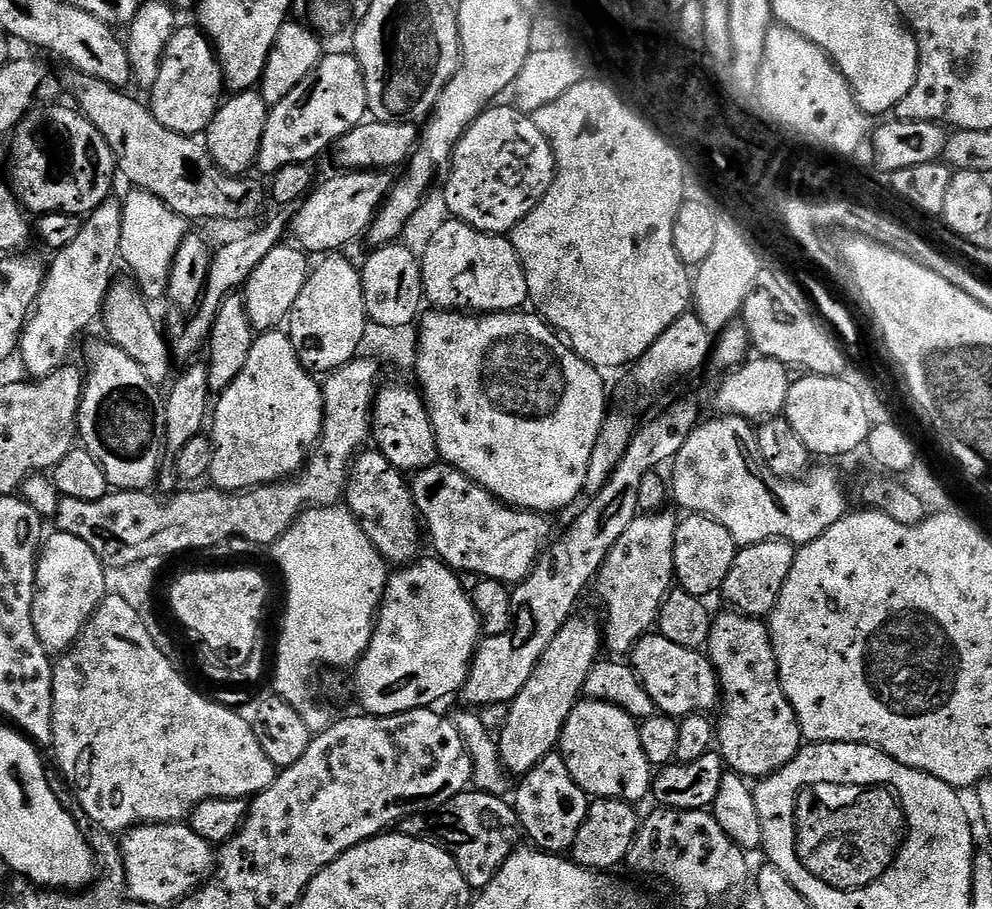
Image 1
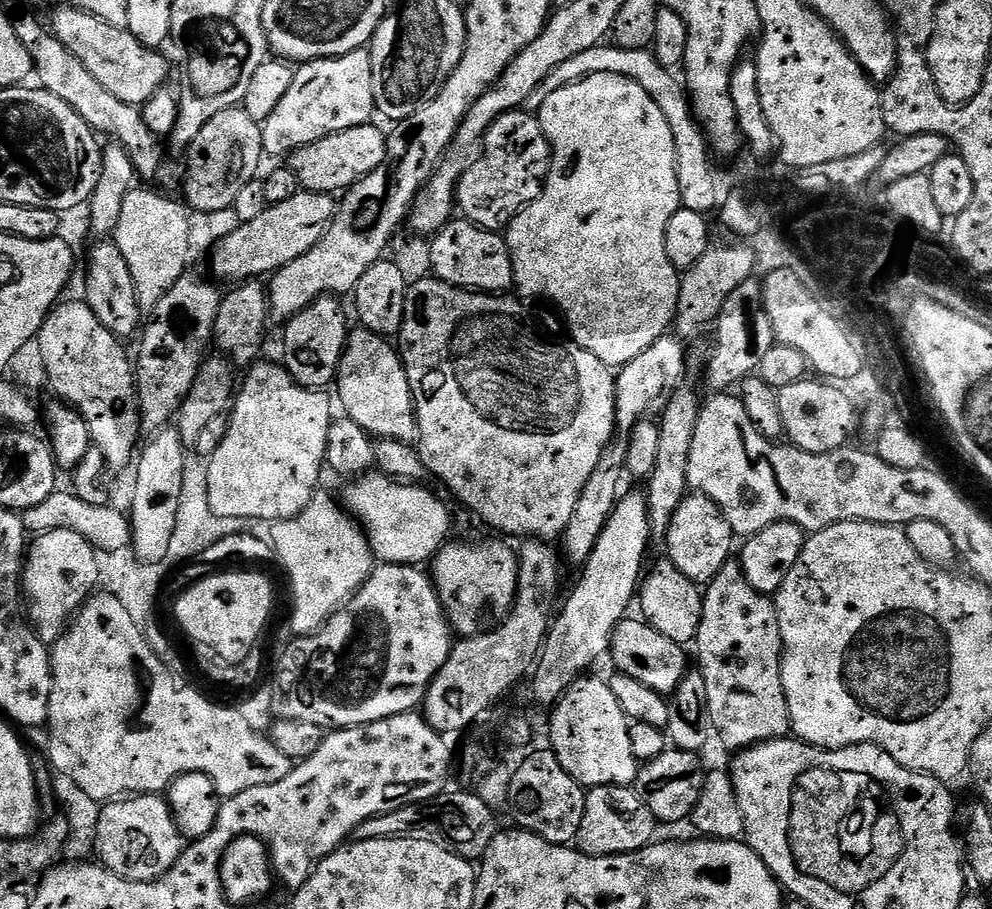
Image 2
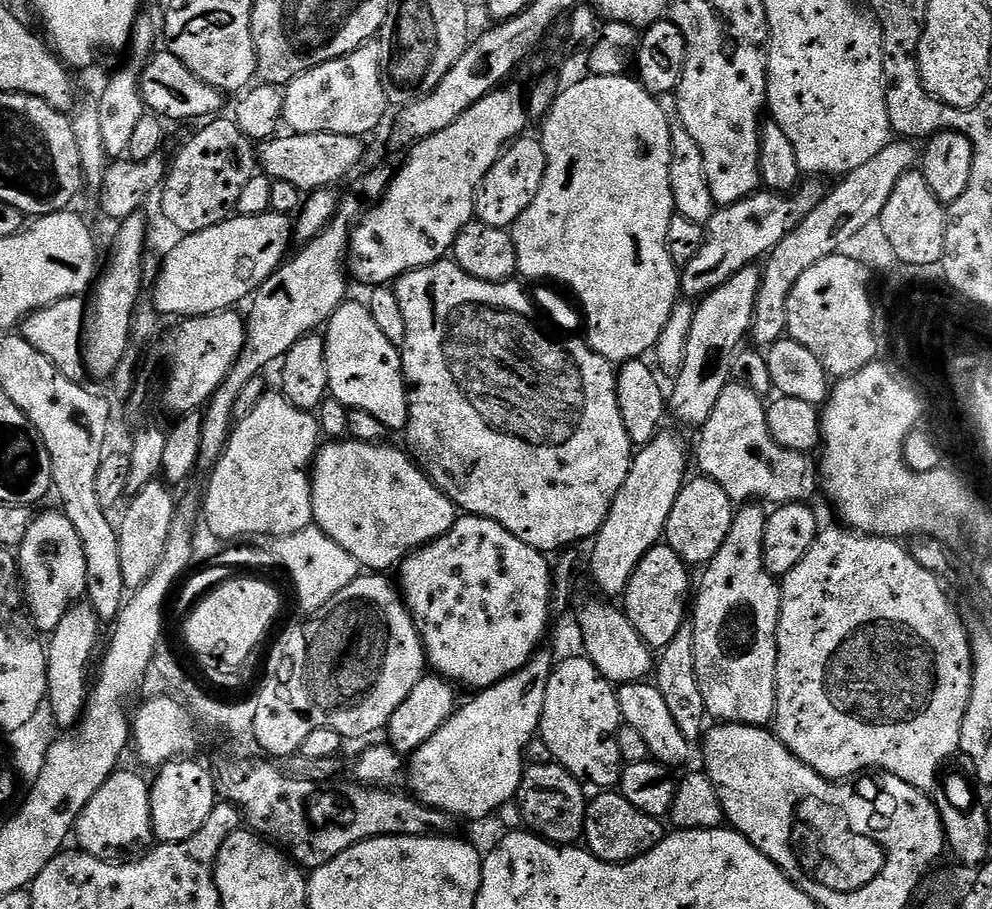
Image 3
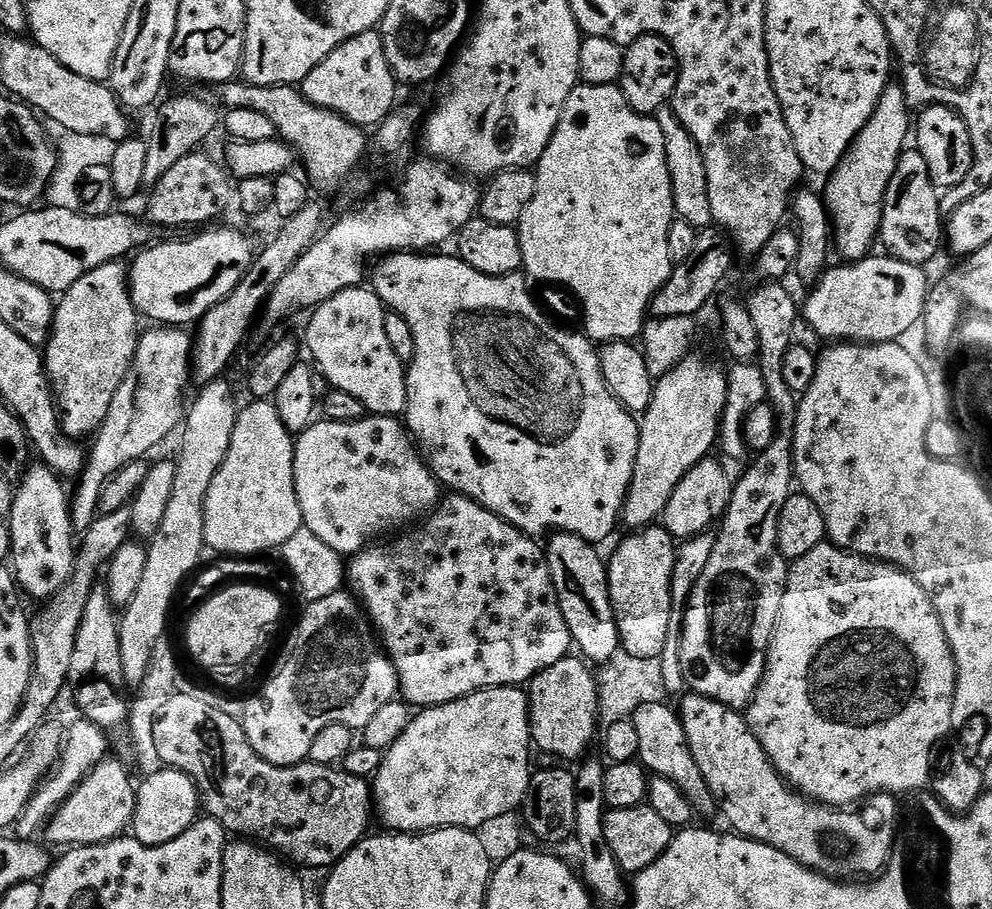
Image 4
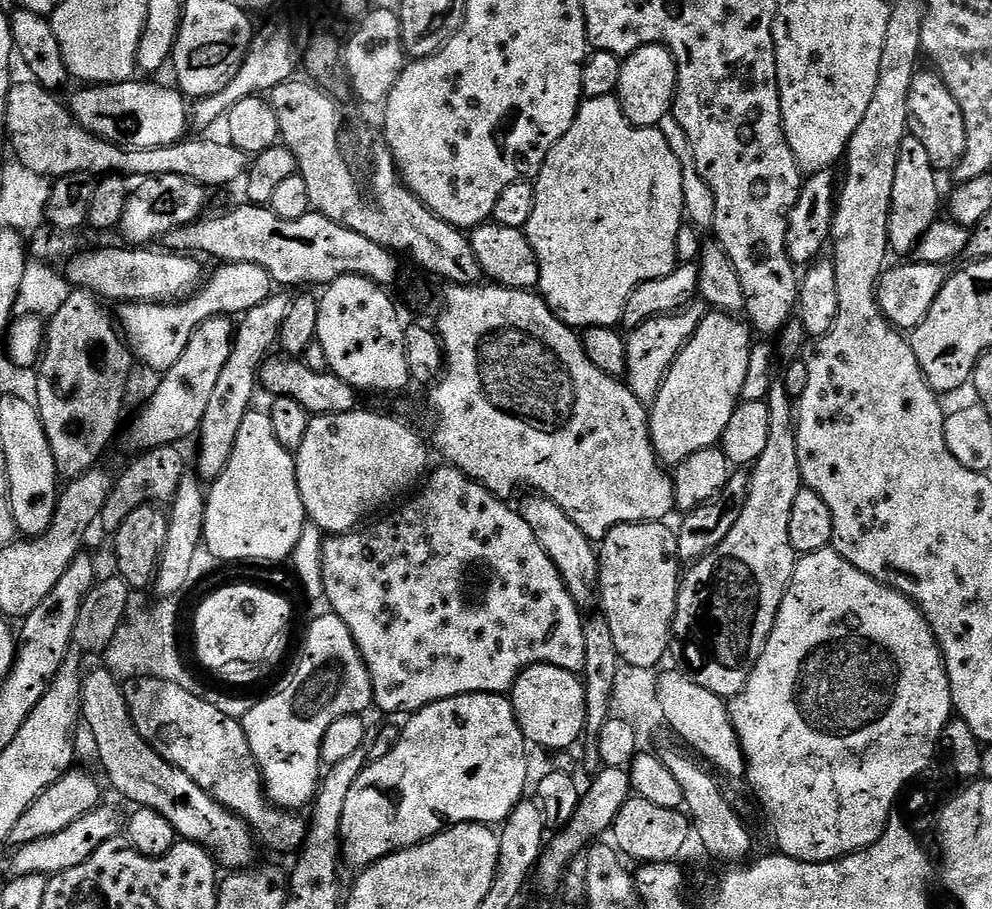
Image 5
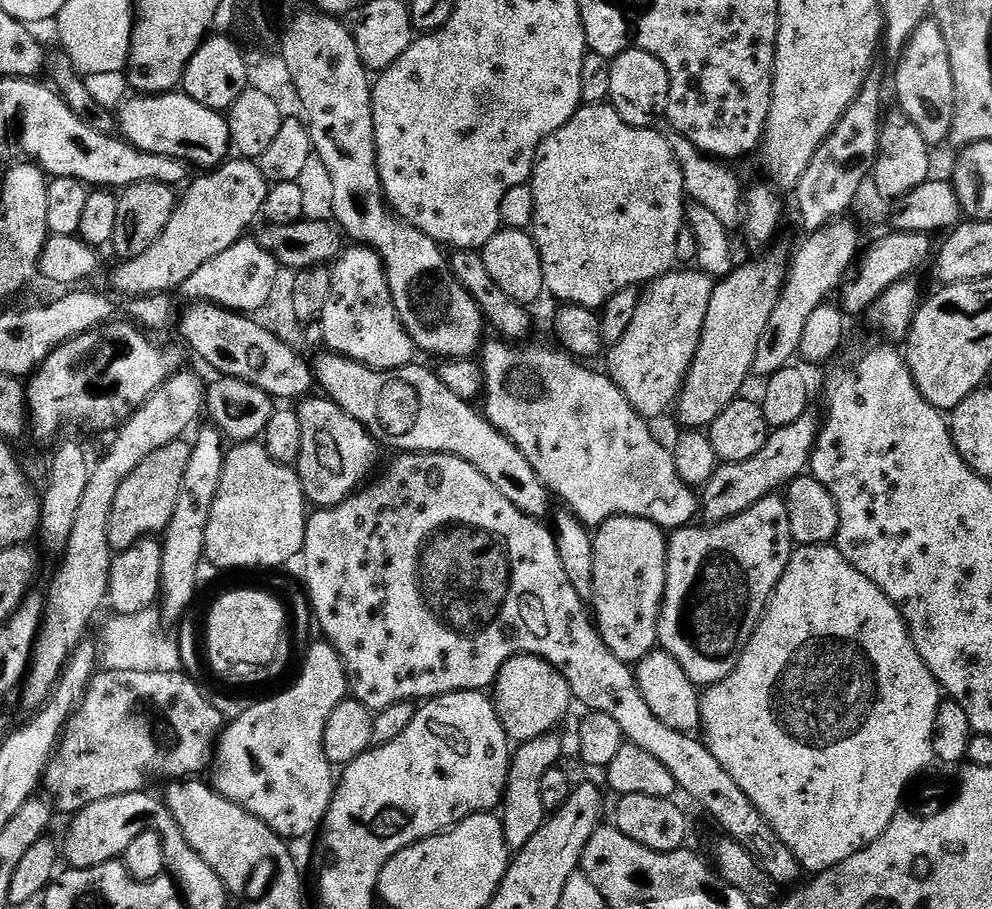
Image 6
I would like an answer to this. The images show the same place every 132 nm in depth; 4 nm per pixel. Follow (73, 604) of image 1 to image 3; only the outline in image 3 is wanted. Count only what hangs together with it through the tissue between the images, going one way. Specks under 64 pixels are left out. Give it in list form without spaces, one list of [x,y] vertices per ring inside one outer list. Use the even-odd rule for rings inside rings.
[[[63,511],[44,512],[35,517],[26,530],[26,538],[18,549],[18,571],[23,584],[22,595],[26,611],[38,632],[51,634],[66,618],[66,614],[88,591],[86,578],[86,554],[82,550],[82,538]]]

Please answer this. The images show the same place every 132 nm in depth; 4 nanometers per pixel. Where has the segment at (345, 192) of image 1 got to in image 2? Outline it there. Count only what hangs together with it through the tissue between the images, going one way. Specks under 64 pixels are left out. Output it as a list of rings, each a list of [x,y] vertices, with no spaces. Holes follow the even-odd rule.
[[[303,190],[294,194],[294,198],[287,202],[267,207],[255,220],[241,223],[240,227],[229,237],[222,239],[211,251],[213,274],[220,280],[252,282],[257,278],[264,278],[260,276],[267,277],[276,273],[282,266],[294,262],[294,258],[309,252],[323,239],[336,218],[337,207],[337,201],[331,195]]]

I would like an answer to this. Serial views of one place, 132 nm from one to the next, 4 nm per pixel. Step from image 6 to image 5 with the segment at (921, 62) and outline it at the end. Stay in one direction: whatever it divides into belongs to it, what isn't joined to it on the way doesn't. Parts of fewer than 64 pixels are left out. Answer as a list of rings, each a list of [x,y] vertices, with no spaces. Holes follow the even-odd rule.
[[[917,71],[910,82],[908,90],[908,132],[922,142],[922,150],[926,160],[936,168],[955,169],[964,156],[964,147],[968,144],[965,136],[962,110],[944,85],[944,81],[936,75],[935,71]]]

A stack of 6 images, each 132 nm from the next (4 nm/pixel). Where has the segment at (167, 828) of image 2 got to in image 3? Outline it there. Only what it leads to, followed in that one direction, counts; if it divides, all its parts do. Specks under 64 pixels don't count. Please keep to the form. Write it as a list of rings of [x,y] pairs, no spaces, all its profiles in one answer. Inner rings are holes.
[[[123,770],[113,772],[112,777],[100,787],[98,794],[86,802],[82,814],[76,819],[74,836],[80,839],[79,847],[100,860],[111,861],[115,861],[119,857],[116,855],[127,848],[133,848],[136,854],[151,849],[154,844],[151,797],[149,781],[144,781],[138,773]]]

